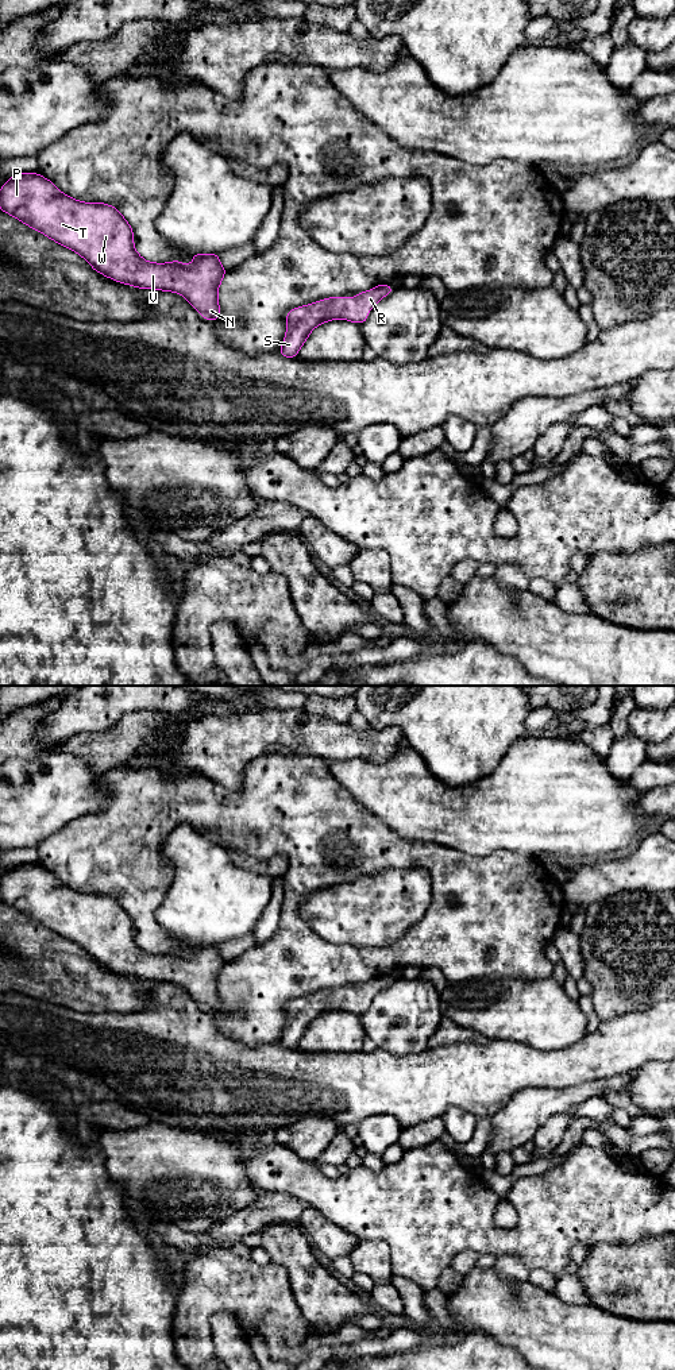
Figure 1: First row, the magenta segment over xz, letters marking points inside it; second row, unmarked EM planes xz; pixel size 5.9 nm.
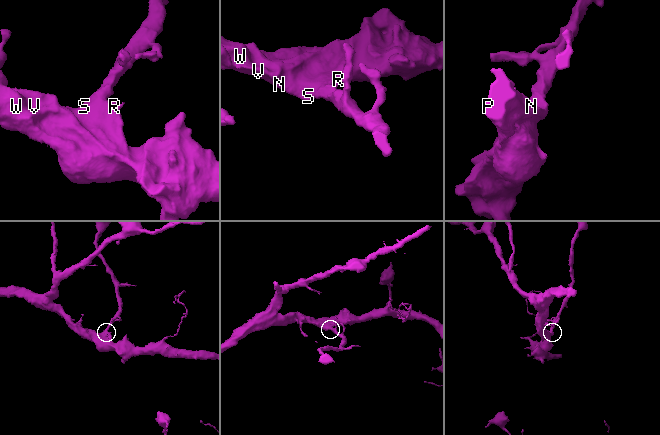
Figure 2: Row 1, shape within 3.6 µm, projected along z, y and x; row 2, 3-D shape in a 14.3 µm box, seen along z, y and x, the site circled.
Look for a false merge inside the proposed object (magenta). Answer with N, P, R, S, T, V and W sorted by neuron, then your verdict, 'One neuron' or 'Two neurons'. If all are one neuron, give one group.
Groups: N P R S T V W. One neuron

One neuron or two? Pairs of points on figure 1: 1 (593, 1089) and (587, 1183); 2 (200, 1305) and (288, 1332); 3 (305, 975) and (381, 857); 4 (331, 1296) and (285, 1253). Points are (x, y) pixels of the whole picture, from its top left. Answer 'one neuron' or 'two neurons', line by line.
1: two neurons
2: one neuron
3: one neuron
4: one neuron

